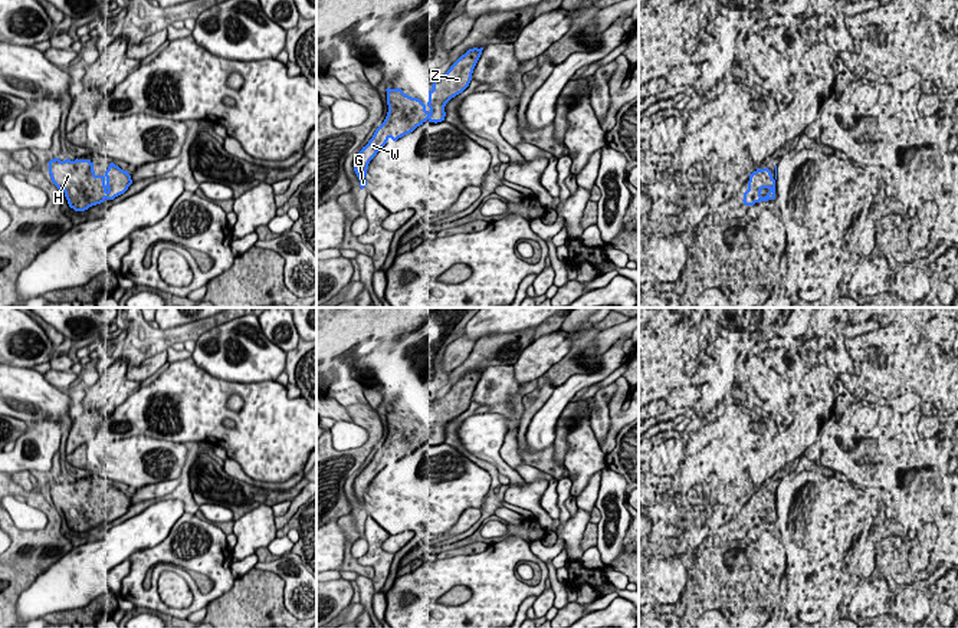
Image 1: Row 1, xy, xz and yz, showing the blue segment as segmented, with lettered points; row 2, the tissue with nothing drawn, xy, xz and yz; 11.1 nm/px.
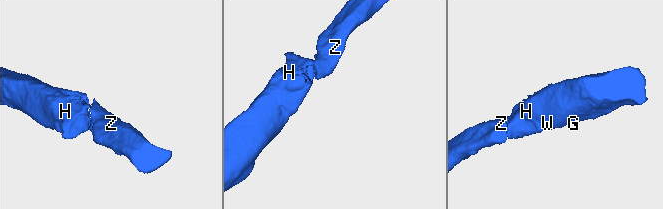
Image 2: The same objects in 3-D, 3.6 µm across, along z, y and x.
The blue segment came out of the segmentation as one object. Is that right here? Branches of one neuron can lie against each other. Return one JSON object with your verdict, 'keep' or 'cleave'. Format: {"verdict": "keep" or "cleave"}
{"verdict": "keep"}

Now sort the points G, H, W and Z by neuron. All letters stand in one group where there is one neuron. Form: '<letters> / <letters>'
G H W Z

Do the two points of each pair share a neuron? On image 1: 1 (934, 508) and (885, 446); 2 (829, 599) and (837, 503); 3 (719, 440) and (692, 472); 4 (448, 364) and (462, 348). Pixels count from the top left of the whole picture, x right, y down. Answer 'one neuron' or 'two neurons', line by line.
1: one neuron
2: one neuron
3: one neuron
4: one neuron

